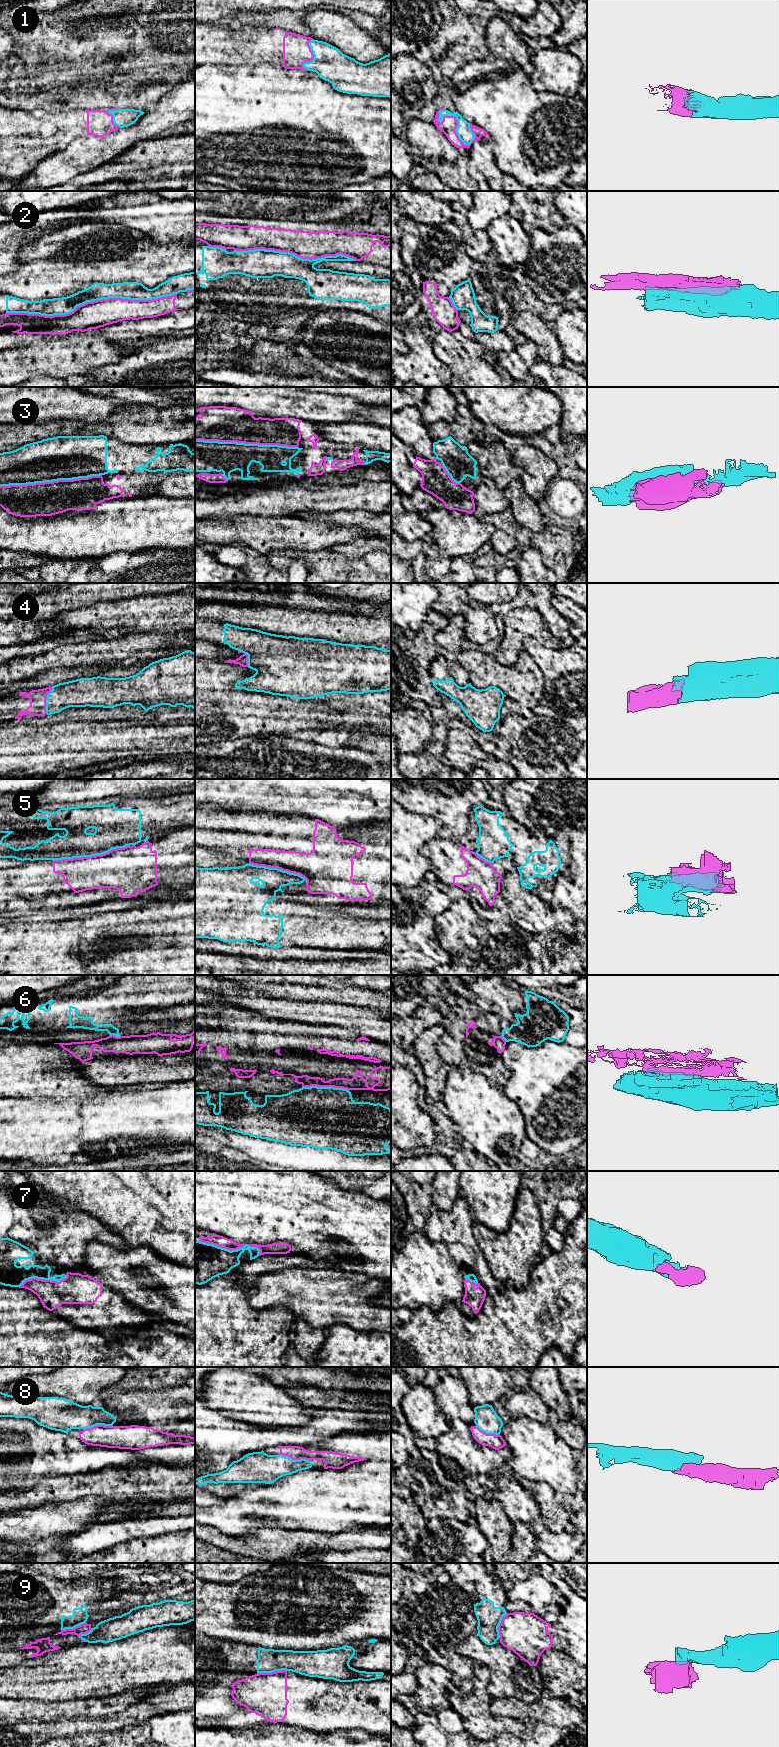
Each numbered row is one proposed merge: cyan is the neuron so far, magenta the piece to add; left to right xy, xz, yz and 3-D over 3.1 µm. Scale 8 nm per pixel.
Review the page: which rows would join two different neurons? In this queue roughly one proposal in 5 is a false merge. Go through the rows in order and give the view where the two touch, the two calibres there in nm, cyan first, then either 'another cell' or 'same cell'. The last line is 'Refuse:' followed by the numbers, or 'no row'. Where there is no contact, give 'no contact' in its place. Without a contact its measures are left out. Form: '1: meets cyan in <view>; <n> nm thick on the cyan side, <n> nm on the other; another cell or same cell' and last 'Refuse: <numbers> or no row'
1: meets cyan in yz; 120 nm thick on the cyan side, 130 nm on the other; same cell
2: meets cyan in xy; 140 nm thick on the cyan side, 220 nm on the other; another cell
3: meets cyan in xz; 240 nm thick on the cyan side, 280 nm on the other; same cell
4: meets cyan in xy; 220 nm thick on the cyan side, 130 nm on the other; same cell
5: meets cyan in xy; 280 nm thick on the cyan side, 320 nm on the other; another cell
6: meets cyan in xz; 500 nm thick on the cyan side, 100 nm on the other; another cell
7: meets cyan in xy; 170 nm thick on the cyan side, 220 nm on the other; same cell
8: meets cyan in xz; 220 nm thick on the cyan side, 110 nm on the other; same cell
9: meets cyan in xz; 190 nm thick on the cyan side, 360 nm on the other; another cell
Refuse: 2, 5, 6, 9

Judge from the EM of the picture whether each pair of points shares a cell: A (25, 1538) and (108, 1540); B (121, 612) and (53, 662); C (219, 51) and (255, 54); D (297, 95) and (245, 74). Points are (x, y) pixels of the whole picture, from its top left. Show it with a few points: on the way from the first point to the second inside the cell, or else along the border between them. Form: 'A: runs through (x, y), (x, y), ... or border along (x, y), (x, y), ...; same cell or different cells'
A: border along (81, 1530), (65, 1535), (58, 1541), (63, 1552); different cells
B: border along (110, 639), (97, 640); different cells
C: runs through (228, 51), (246, 51); same cell
D: runs through (284, 95), (266, 95), (258, 87); same cell

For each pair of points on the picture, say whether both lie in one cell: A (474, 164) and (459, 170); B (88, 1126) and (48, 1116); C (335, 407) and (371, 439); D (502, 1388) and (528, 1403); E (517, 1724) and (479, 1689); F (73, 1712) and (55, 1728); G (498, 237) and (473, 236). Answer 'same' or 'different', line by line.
A: different
B: same
C: different
D: different
E: same
F: different
G: different

